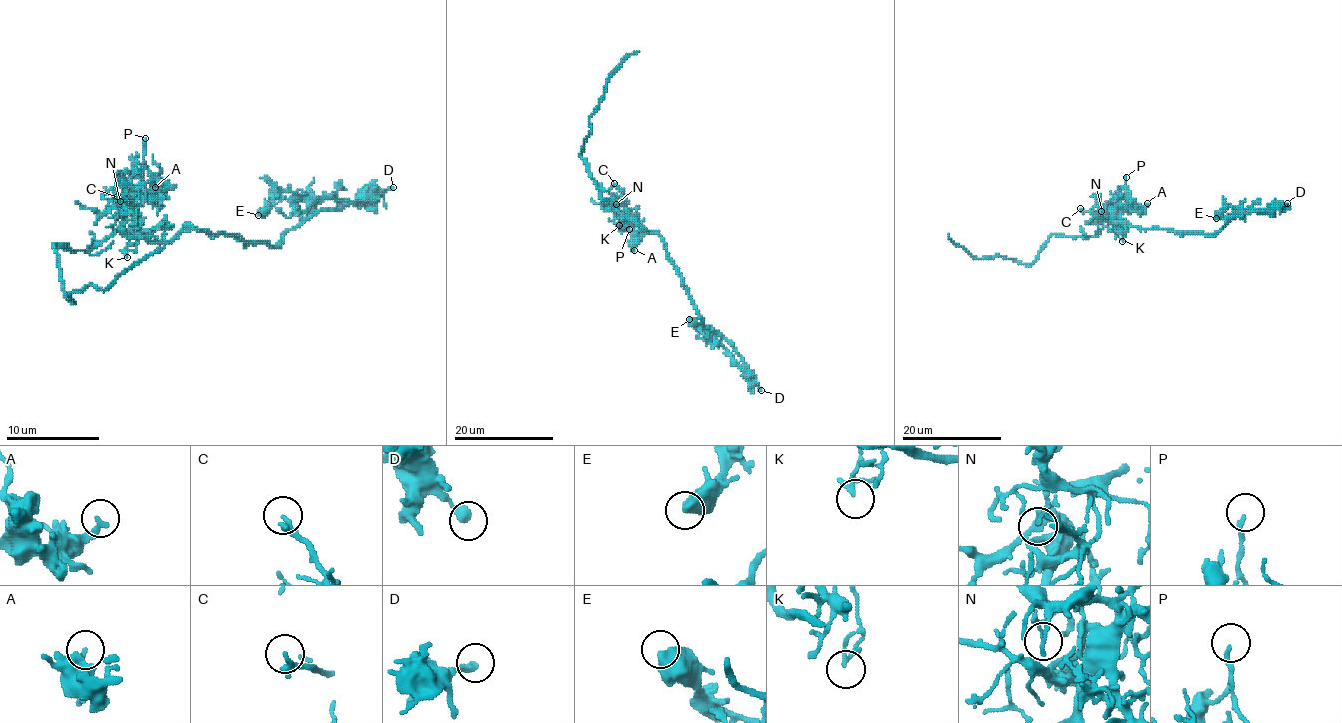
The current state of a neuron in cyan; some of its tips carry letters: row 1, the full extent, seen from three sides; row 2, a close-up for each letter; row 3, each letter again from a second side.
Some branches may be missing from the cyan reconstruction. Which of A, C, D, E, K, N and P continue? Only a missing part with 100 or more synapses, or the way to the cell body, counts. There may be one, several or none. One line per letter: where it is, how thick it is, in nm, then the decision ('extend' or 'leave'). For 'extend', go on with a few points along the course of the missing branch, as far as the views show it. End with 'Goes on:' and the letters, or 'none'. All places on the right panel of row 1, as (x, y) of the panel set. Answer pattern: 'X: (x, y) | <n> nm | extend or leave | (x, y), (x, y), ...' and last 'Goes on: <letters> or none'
A: (1147, 203) | 260 nm | leave
C: (1080, 208) | 240 nm | leave
D: (1287, 203) | 320 nm | leave
E: (1216, 218) | 550 nm | leave
K: (1122, 241) | 180 nm | leave
N: (1101, 211) | 120 nm | leave
P: (1126, 177) | 170 nm | leave
Goes on: none

